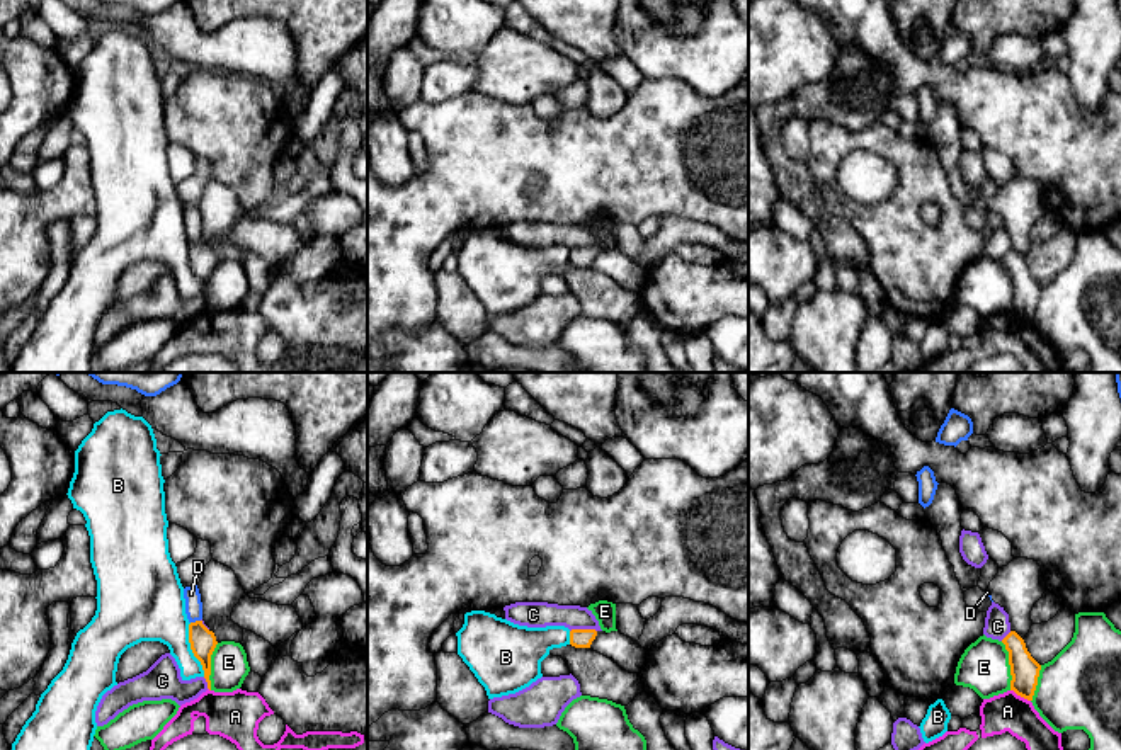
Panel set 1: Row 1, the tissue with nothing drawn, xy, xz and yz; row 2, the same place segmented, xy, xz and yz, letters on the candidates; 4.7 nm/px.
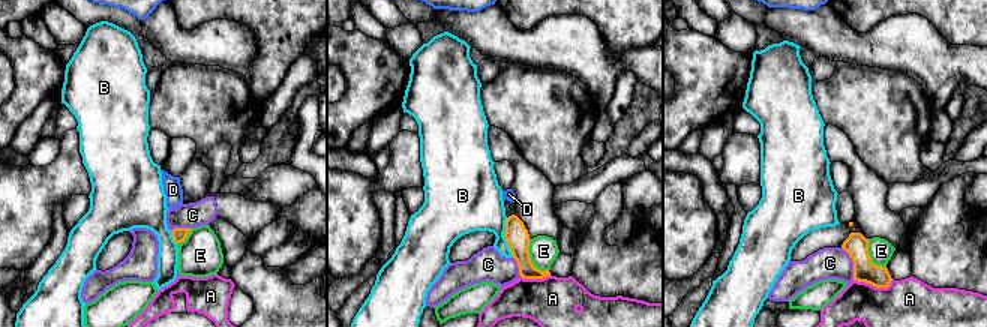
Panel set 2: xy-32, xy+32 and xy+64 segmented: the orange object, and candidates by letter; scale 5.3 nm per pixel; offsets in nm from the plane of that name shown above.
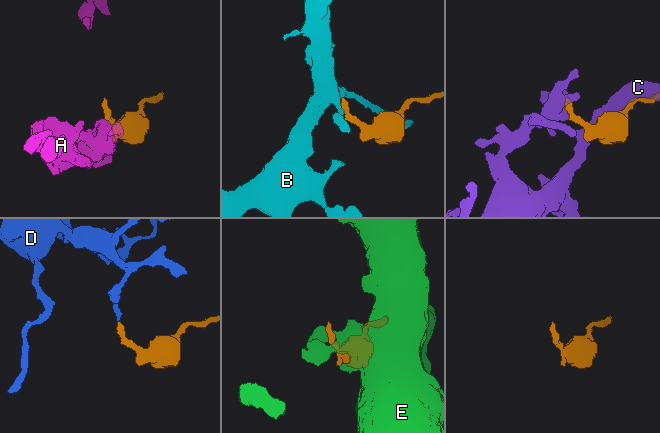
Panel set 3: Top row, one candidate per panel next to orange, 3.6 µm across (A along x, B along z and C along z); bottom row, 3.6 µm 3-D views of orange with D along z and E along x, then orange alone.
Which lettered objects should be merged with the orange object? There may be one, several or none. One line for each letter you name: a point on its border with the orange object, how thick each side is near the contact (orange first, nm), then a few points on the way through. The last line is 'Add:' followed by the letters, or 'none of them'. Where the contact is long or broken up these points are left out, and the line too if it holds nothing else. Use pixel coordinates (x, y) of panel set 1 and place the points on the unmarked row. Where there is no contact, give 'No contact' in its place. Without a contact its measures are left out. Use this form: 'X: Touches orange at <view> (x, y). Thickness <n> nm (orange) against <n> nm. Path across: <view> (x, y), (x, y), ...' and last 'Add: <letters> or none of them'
D: Touches orange at xy (196, 240). Thickness 130 nm (orange) against 80 nm. Path across: xy (203, 261), (196, 240), (191, 213)
Add: D

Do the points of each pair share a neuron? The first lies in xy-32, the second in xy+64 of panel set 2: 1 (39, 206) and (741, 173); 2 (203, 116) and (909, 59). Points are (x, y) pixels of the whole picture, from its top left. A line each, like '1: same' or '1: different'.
1: same
2: different

